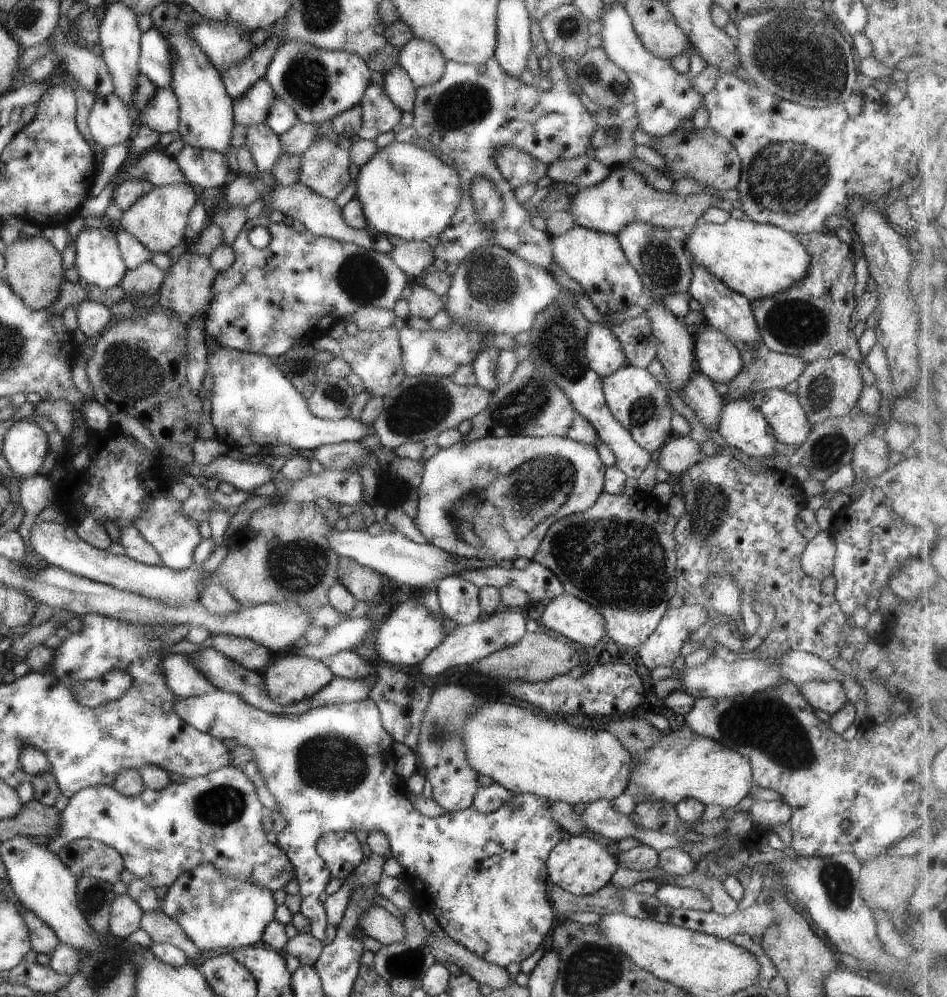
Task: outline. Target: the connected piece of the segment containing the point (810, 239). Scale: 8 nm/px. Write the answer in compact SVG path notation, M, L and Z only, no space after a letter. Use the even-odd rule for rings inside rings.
M819 232L798 233L796 236L810 254L806 276L781 293L751 302L763 344L774 352L803 358L806 363L834 355L865 363L865 356L856 344L852 319L857 300L853 293L856 281L851 246L837 236Z

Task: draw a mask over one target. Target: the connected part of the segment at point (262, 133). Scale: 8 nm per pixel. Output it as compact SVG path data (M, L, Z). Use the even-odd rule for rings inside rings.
M265 122L247 127L245 145L248 146L258 170L270 174L278 157L284 154L279 136Z

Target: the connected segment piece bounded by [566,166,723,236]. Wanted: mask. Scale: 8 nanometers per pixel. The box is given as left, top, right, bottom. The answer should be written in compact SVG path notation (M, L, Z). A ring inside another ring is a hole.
M626 166L611 169L605 179L598 181L598 184L578 189L573 194L566 211L574 217L576 225L617 236L622 227L632 221L642 221L666 230L678 228L678 226L689 229L694 217L700 221L704 211L707 208L716 207L719 200L723 199L708 194L708 192L681 196L656 190L644 182L639 172L631 166Z

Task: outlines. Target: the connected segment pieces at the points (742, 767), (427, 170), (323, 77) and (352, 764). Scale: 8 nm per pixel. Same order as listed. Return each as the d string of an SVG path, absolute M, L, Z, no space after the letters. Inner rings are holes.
M690 728L668 731L661 736L660 742L649 748L638 759L631 756L631 773L626 793L632 793L635 800L658 799L676 806L686 799L699 800L704 806L718 804L722 808L736 807L742 798L749 796L753 784L753 772L750 759L734 749L724 746L710 737L696 734Z
M393 141L379 148L376 154L359 168L356 179L356 198L361 202L362 212L366 217L368 228L378 234L399 236L405 241L424 241L429 236L439 234L450 224L456 209L461 203L464 192L457 170L442 163L426 148L416 144Z
M292 39L291 41L284 41L278 47L268 65L264 79L274 89L276 96L290 105L290 108L296 113L298 121L317 125L325 120L331 121L344 110L359 104L366 92L366 88L372 82L370 79L372 74L370 72L371 70L368 68L367 63L354 53L323 49L314 46L314 44Z
M214 688L214 690L204 697L190 697L187 699L176 698L174 701L175 711L178 716L181 716L186 724L191 727L208 733L210 736L217 738L218 740L236 740L240 746L247 746L253 750L254 758L259 772L264 779L266 788L273 794L279 809L282 811L282 816L286 820L286 827L277 835L277 845L282 847L285 855L289 858L289 861L293 866L293 874L298 882L299 894L303 901L301 902L301 913L310 920L310 934L325 945L329 945L332 941L326 939L326 924L327 914L322 904L318 902L318 897L328 886L330 882L331 874L326 866L326 863L322 860L322 857L317 853L316 843L324 833L336 833L336 832L354 832L361 829L366 833L368 831L378 831L384 833L389 840L389 847L392 852L392 858L395 858L402 866L404 866L406 880L408 885L412 888L412 896L414 902L418 905L421 911L430 911L431 915L435 916L435 919L439 922L439 925L443 928L443 931L448 935L454 942L461 944L462 947L466 948L467 951L473 955L479 956L489 963L505 968L510 962L522 963L529 956L534 954L534 951L541 946L546 938L546 934L550 932L553 927L556 910L554 910L551 902L549 901L549 889L550 882L547 875L547 858L550 851L554 848L555 844L558 844L561 839L561 826L554 820L552 812L547 804L548 800L533 795L530 793L520 793L512 795L511 798L506 801L498 810L491 812L490 814L480 814L471 807L448 814L443 814L442 817L427 817L420 814L418 810L413 808L413 804L406 798L406 782L396 773L396 762L398 756L393 748L395 740L390 736L390 733L383 727L380 711L378 710L377 704L368 697L367 699L356 701L353 703L335 704L323 707L316 707L308 709L302 714L295 715L275 715L270 714L260 709L254 708L249 705L241 696L234 693L227 693L226 691Z

